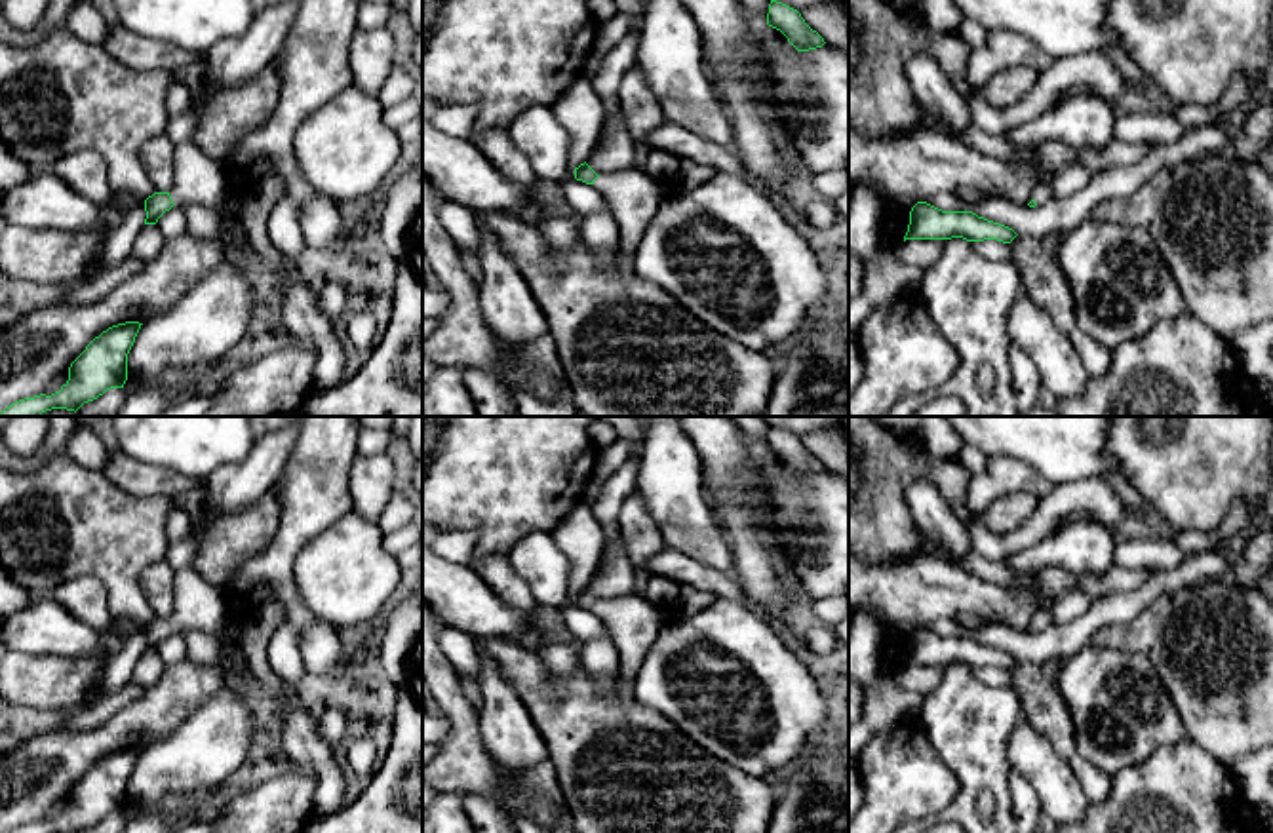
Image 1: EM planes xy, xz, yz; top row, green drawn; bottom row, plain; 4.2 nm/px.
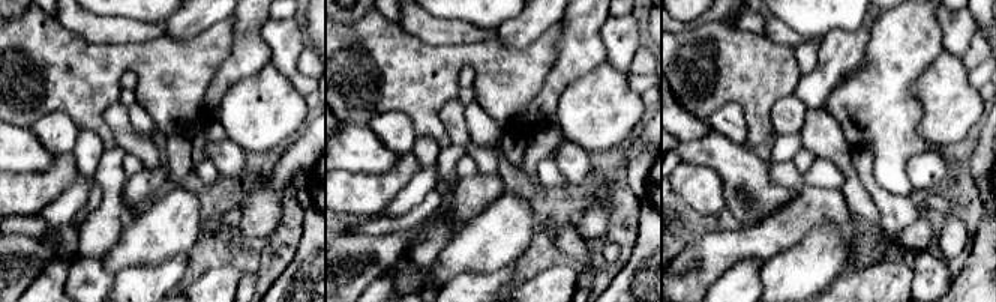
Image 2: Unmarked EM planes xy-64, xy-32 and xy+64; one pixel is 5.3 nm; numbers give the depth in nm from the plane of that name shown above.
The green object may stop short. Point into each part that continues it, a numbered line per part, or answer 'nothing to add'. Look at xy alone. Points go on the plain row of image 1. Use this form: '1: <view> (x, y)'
1: xy (196, 605)

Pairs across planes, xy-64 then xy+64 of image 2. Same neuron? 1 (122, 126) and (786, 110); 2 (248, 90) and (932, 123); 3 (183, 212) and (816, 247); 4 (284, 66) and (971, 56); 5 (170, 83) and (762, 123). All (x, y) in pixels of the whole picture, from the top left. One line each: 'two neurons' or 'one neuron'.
1: one neuron
2: one neuron
3: one neuron
4: two neurons
5: one neuron

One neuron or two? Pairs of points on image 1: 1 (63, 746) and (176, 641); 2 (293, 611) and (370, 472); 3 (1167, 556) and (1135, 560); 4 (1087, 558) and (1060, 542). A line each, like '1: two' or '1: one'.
1: two
2: two
3: one
4: one

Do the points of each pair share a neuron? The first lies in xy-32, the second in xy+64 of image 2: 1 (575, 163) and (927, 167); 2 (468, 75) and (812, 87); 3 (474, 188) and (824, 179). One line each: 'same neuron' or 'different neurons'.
1: same neuron
2: different neurons
3: different neurons

